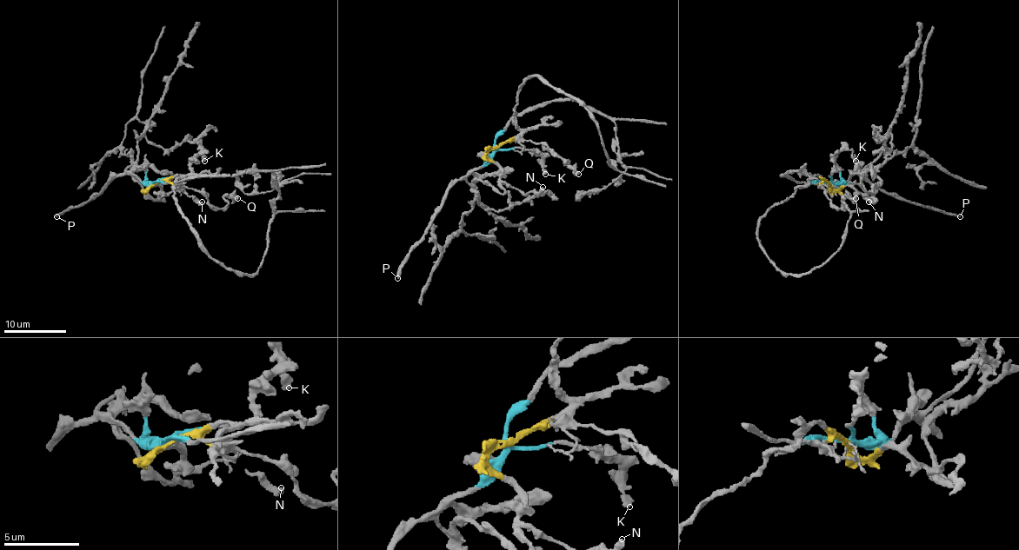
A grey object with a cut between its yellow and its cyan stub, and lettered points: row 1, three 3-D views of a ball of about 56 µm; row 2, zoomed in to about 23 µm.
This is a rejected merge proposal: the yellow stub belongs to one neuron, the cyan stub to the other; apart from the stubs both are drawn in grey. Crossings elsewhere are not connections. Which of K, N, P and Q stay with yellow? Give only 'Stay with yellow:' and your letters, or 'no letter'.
Stay with yellow: N, Q

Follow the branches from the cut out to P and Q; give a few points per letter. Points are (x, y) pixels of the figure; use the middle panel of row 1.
P: (495, 148), (495, 152), (485, 162), (448, 191), (440, 212), (424, 238), (409, 253), (397, 277)
Q: (496, 148), (513, 138), (542, 143), (568, 162), (579, 175)

